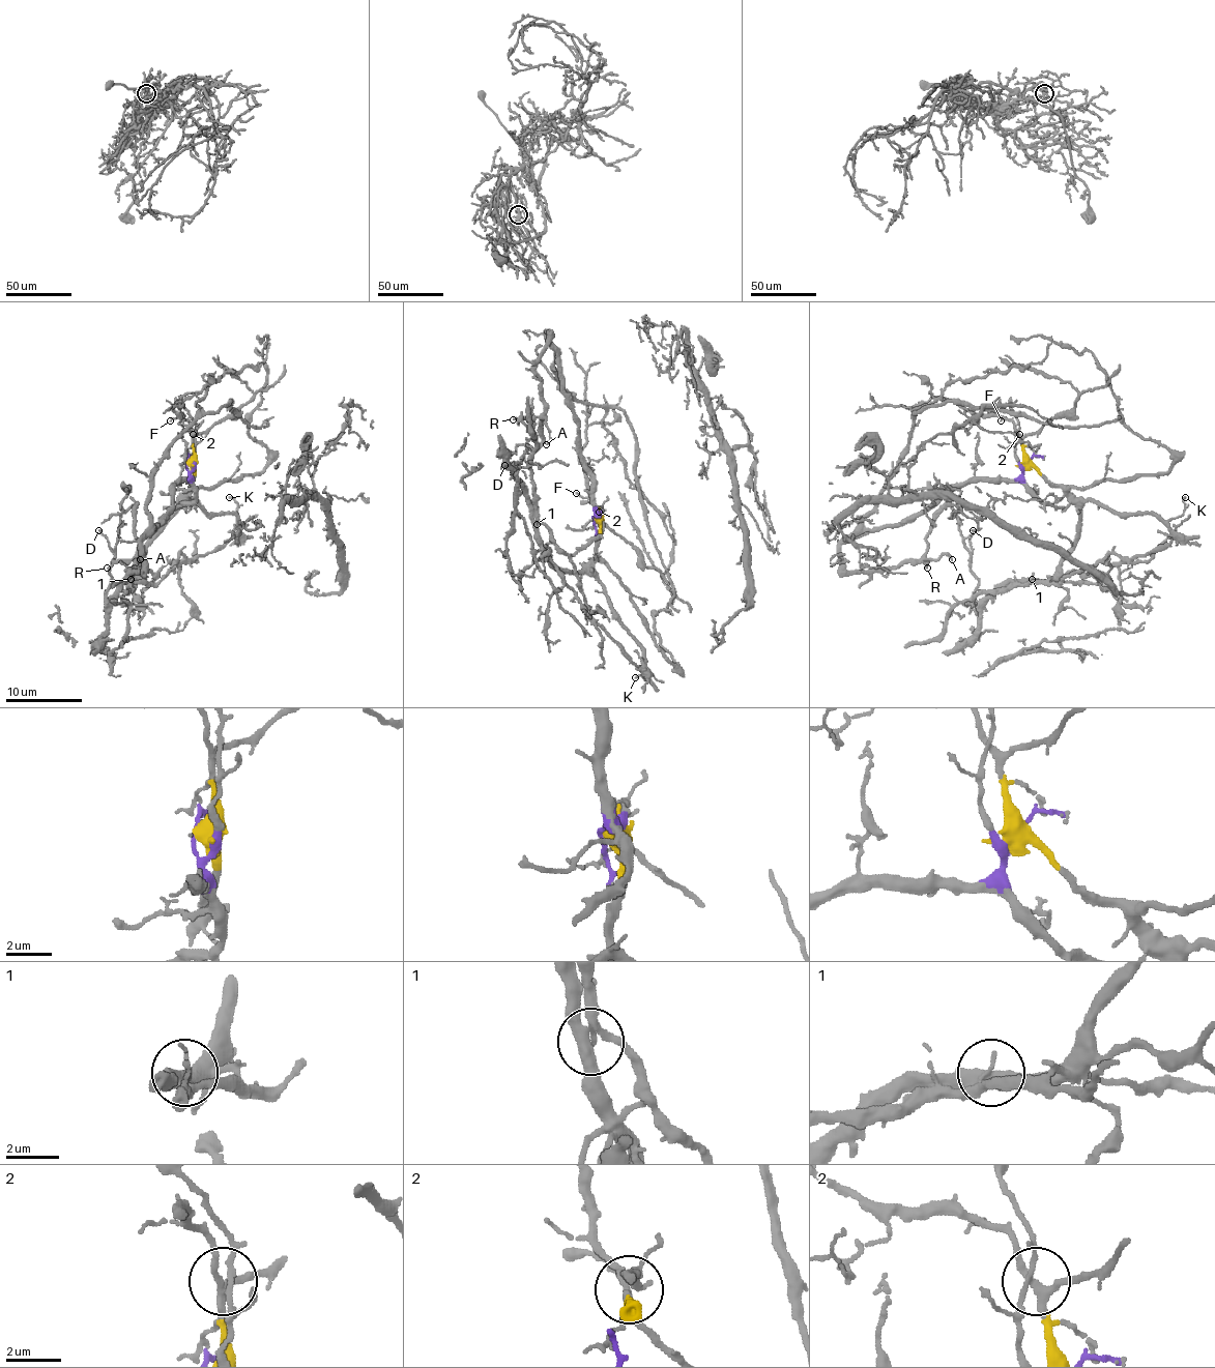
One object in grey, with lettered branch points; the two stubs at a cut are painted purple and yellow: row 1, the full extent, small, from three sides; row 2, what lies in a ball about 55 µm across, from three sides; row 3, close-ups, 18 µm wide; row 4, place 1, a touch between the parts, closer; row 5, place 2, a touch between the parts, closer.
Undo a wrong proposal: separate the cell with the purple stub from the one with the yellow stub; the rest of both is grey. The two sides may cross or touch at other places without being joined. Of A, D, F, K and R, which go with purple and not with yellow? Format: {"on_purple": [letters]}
{"on_purple": ["A", "R"]}

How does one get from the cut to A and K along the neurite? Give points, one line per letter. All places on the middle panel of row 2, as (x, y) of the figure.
A: (594, 518), (591, 472), (548, 333), (534, 373), (546, 443)
K: (596, 518), (599, 541), (594, 569), (612, 611), (644, 657), (642, 677), (635, 677)

